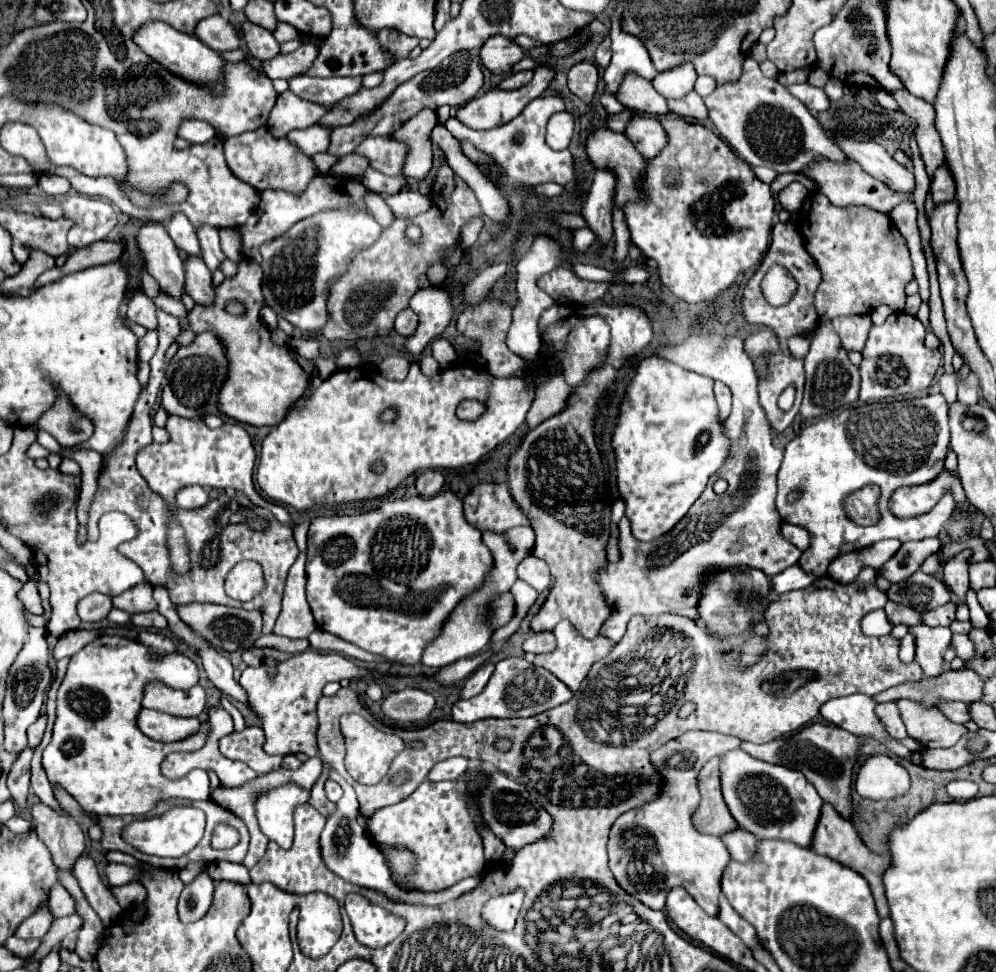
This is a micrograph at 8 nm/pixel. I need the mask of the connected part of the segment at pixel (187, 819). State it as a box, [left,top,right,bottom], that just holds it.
[122,807,206,857]

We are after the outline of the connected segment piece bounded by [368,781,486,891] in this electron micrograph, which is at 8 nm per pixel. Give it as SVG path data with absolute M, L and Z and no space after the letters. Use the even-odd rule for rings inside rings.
M424 781L410 797L376 811L376 815L372 815L368 821L372 821L370 827L376 841L382 841L382 837L390 837L390 843L406 845L416 853L416 857L420 857L420 891L446 889L466 877L480 873L486 863L482 839L474 827L468 807L458 797L456 781Z

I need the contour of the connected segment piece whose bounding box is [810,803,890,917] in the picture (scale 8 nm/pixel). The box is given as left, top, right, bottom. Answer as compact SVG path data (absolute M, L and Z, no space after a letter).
M830 803L822 805L820 819L818 819L818 825L814 829L814 837L812 837L810 849L814 853L818 853L818 855L826 855L826 857L830 857L830 859L834 859L834 861L854 869L856 873L860 873L868 881L868 885L872 889L872 895L876 899L876 907L878 907L880 917L888 917L888 905L886 905L886 899L884 899L884 885L880 881L880 875L882 875L884 867L888 867L890 859L888 857L880 857L880 855L868 851L868 847L864 847L864 843L856 835L856 829L852 827L852 823L848 819L844 819Z

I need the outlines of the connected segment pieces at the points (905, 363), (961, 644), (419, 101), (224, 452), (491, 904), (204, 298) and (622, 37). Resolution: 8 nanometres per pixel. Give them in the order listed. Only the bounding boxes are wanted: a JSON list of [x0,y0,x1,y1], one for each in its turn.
[[860,313,942,403],[950,633,972,661],[326,51,484,157],[138,415,290,523],[482,889,524,931],[186,255,214,303],[602,5,656,93]]

